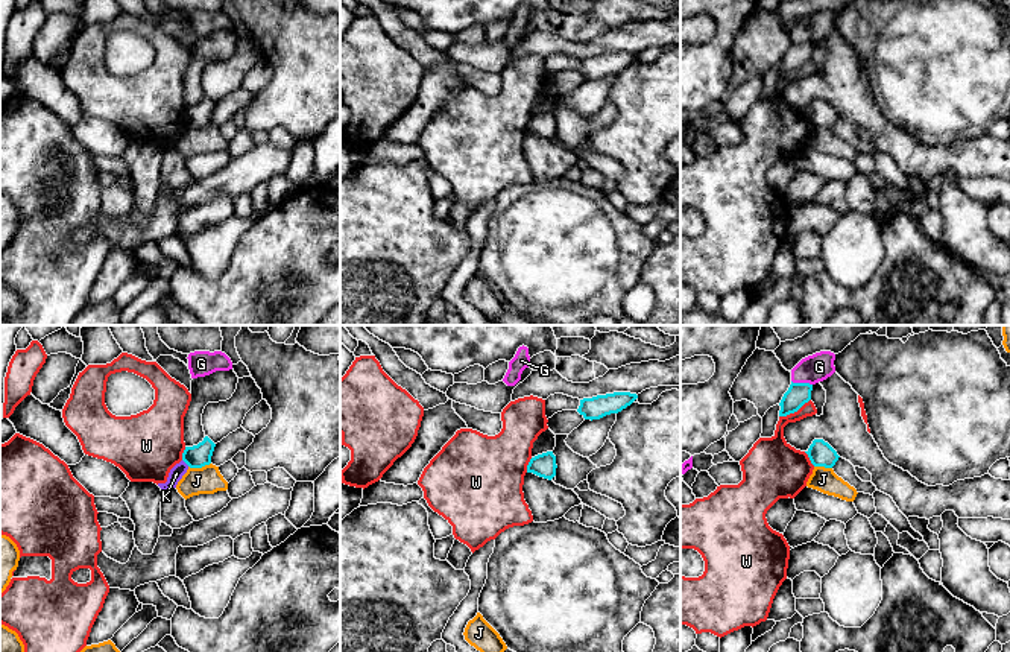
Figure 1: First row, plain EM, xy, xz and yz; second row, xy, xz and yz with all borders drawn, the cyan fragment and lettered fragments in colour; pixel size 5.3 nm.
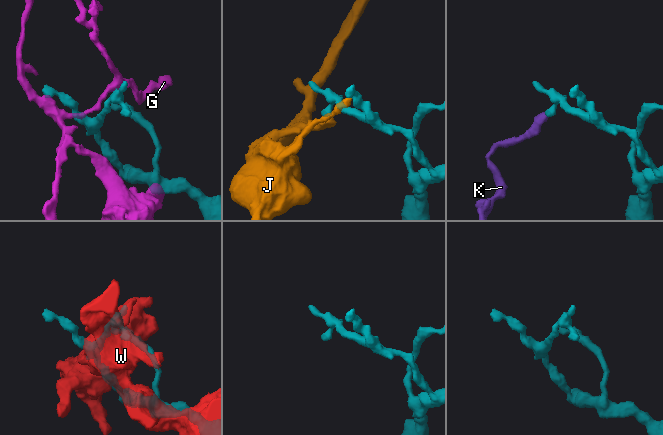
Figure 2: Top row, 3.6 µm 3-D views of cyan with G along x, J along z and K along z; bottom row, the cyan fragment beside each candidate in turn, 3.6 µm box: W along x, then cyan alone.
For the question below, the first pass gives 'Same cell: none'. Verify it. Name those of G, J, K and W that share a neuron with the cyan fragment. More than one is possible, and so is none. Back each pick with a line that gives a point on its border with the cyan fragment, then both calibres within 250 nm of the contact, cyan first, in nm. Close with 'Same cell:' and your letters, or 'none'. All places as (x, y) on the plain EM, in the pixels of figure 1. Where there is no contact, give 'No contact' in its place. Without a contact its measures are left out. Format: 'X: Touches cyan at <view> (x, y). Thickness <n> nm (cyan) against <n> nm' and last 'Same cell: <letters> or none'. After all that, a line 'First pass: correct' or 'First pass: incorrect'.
Same cell: none
First pass: correct

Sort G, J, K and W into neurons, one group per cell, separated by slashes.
G / J / K / W

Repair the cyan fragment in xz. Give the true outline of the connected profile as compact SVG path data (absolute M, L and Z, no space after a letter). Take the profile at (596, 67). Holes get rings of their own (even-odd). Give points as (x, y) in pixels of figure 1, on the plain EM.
M614 52L606 55L597 55L592 58L580 59L577 71L585 79L600 79L611 73L618 73L630 65L638 58L636 53L630 52Z

